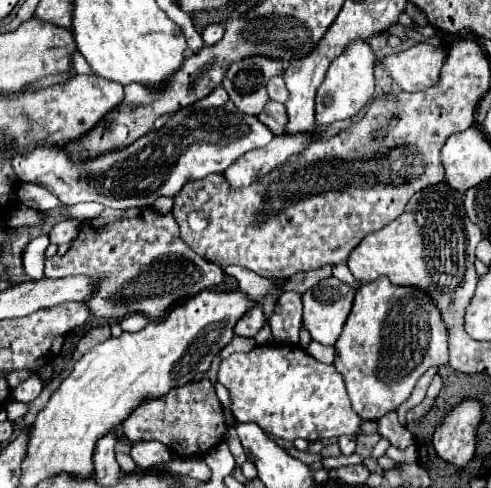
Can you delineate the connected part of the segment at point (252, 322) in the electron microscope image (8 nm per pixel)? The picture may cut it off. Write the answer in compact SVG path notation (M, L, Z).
M260 306L252 308L234 328L236 336L244 336L244 338L254 338L256 332L260 332L260 328L264 326L264 314L260 310Z

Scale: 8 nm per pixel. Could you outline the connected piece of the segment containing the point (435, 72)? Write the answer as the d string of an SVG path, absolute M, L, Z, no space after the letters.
M420 42L400 54L388 56L384 68L392 74L400 90L420 92L436 86L446 58L448 56L442 48Z

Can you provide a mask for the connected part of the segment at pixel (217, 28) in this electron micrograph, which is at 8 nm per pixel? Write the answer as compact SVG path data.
M210 24L210 26L206 26L206 28L200 32L204 46L214 46L214 44L222 38L222 34L224 34L224 28L222 28L220 24Z

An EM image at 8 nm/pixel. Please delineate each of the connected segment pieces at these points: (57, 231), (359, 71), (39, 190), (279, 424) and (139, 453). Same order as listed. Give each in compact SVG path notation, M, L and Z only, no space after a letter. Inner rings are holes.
M62 220L58 222L52 230L50 230L50 242L52 244L64 244L64 242L72 242L78 234L80 222L78 220Z
M356 40L348 44L348 50L340 54L328 68L324 82L316 94L316 124L328 126L336 120L346 120L360 112L360 108L370 100L374 94L374 66L376 54L370 48L368 40Z
M22 182L18 186L17 196L23 197L22 200L26 205L32 205L43 211L47 208L58 208L60 206L60 200L56 196L52 196L46 188L28 182Z
M264 344L256 346L248 354L230 354L226 360L222 360L218 370L218 382L228 388L230 394L230 410L238 422L254 422L258 424L266 434L294 442L296 438L304 438L308 442L314 440L328 440L336 436L358 436L360 434L360 422L362 418L352 410L350 398L346 394L346 386L342 376L336 372L334 366L322 364L314 360L310 354L306 354L298 346L288 344Z
M138 442L132 446L130 456L138 464L138 468L152 468L156 464L172 460L172 452L160 442Z

